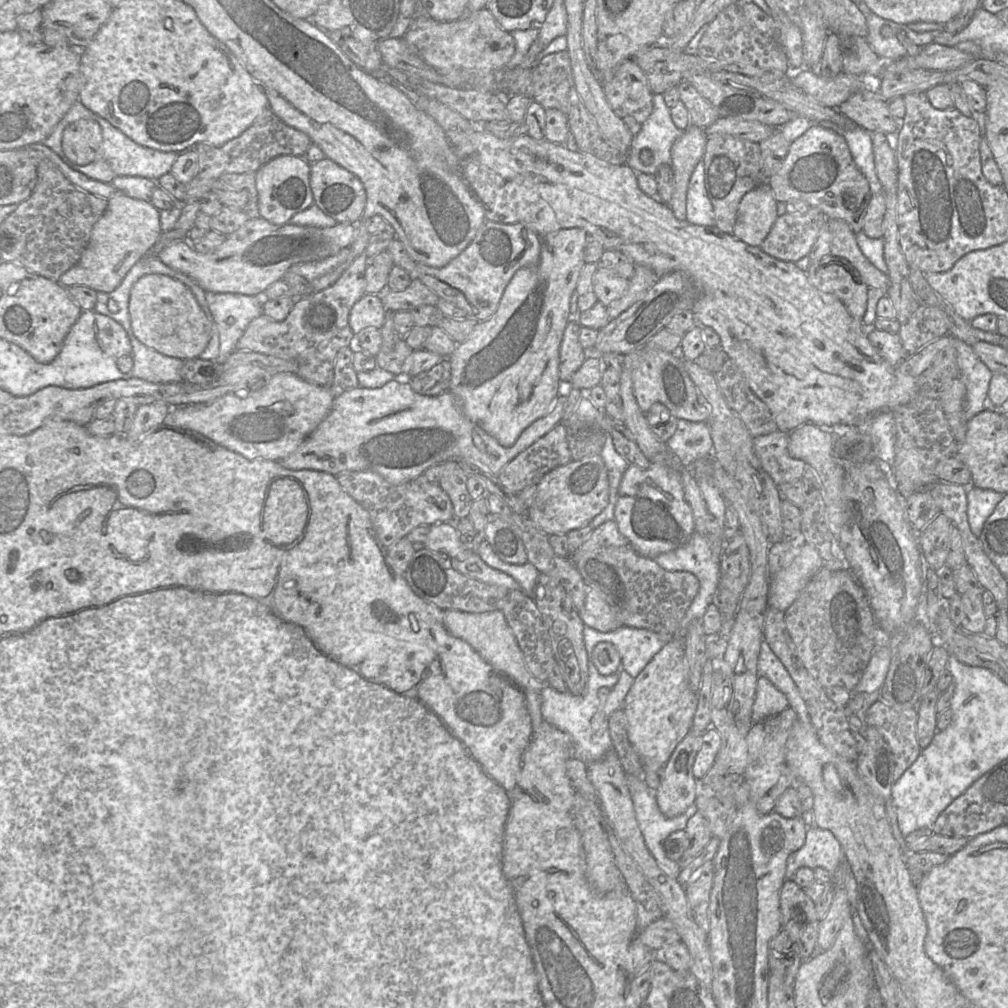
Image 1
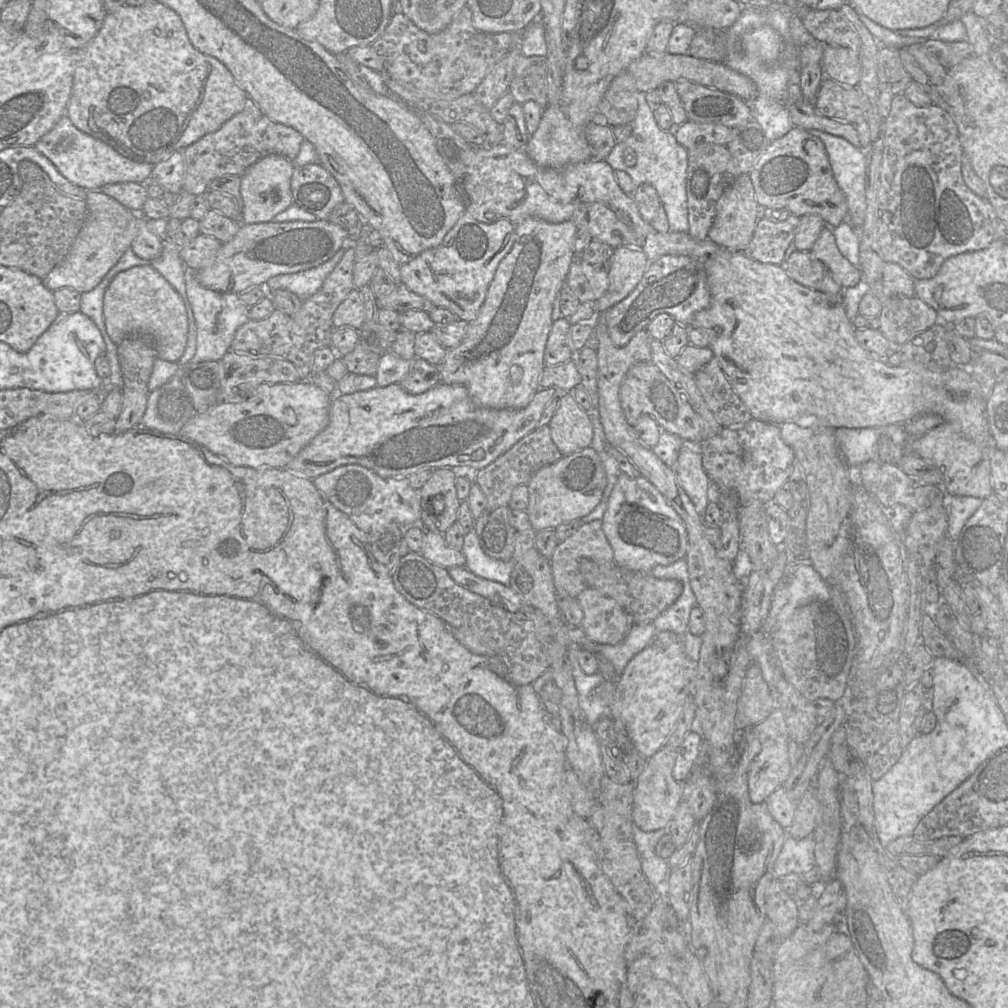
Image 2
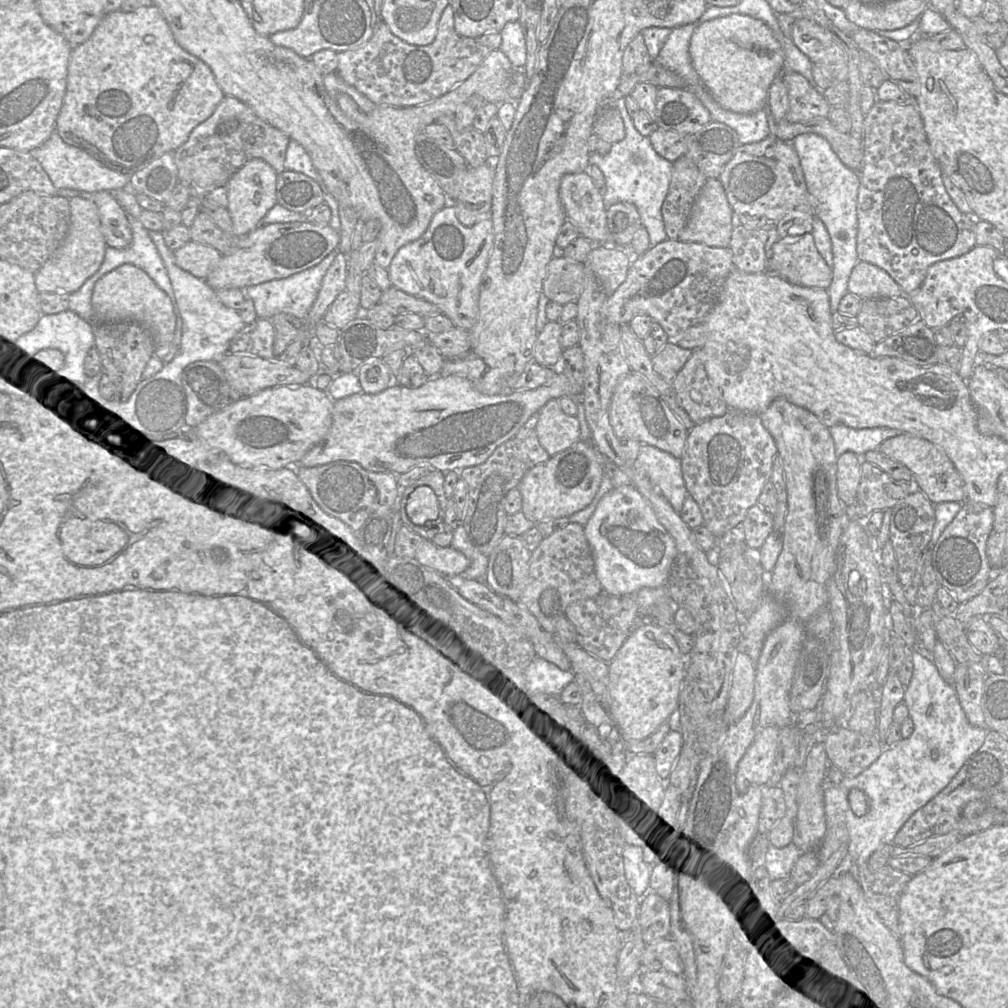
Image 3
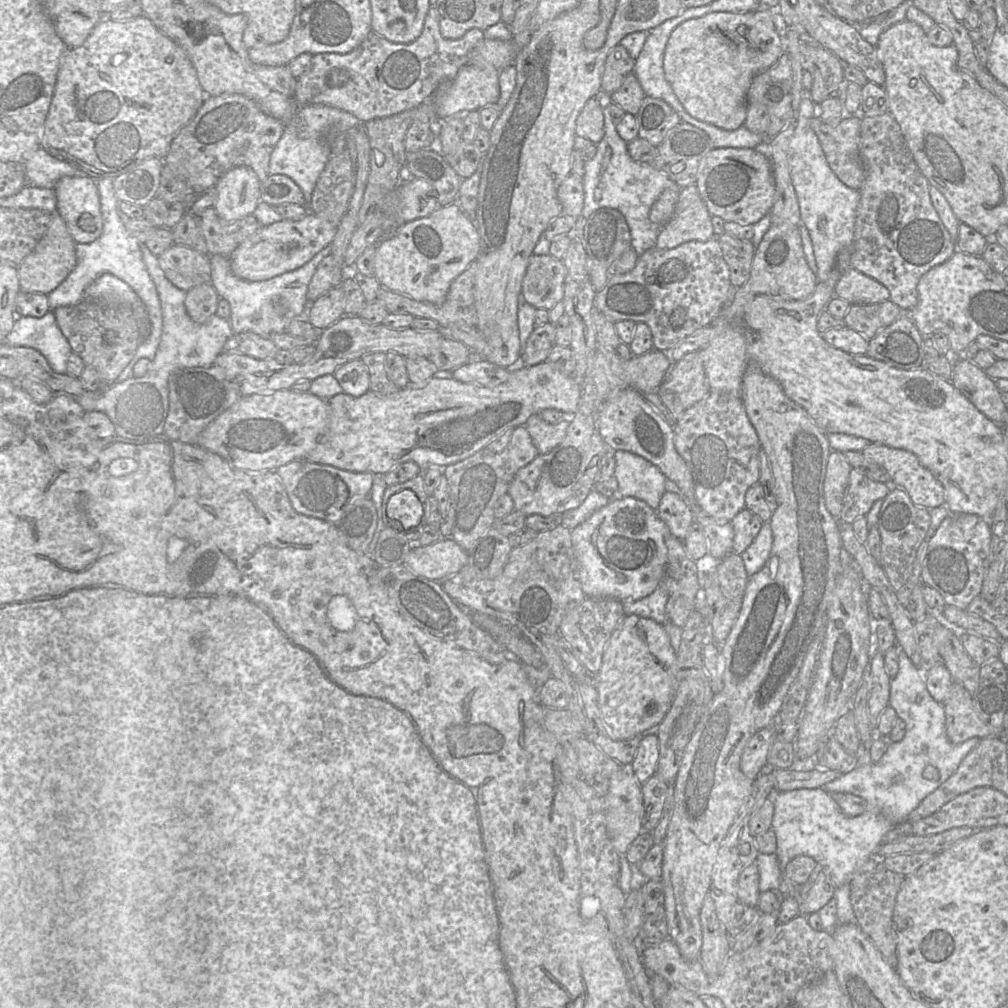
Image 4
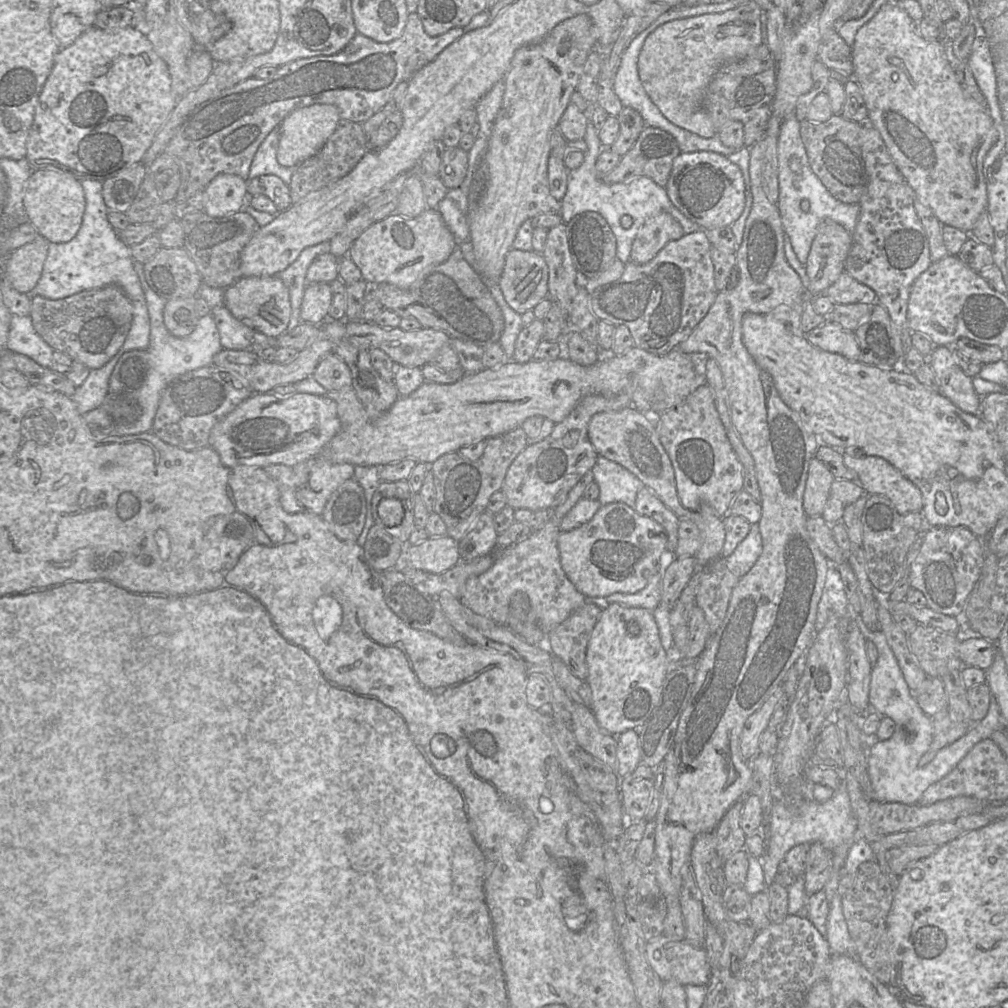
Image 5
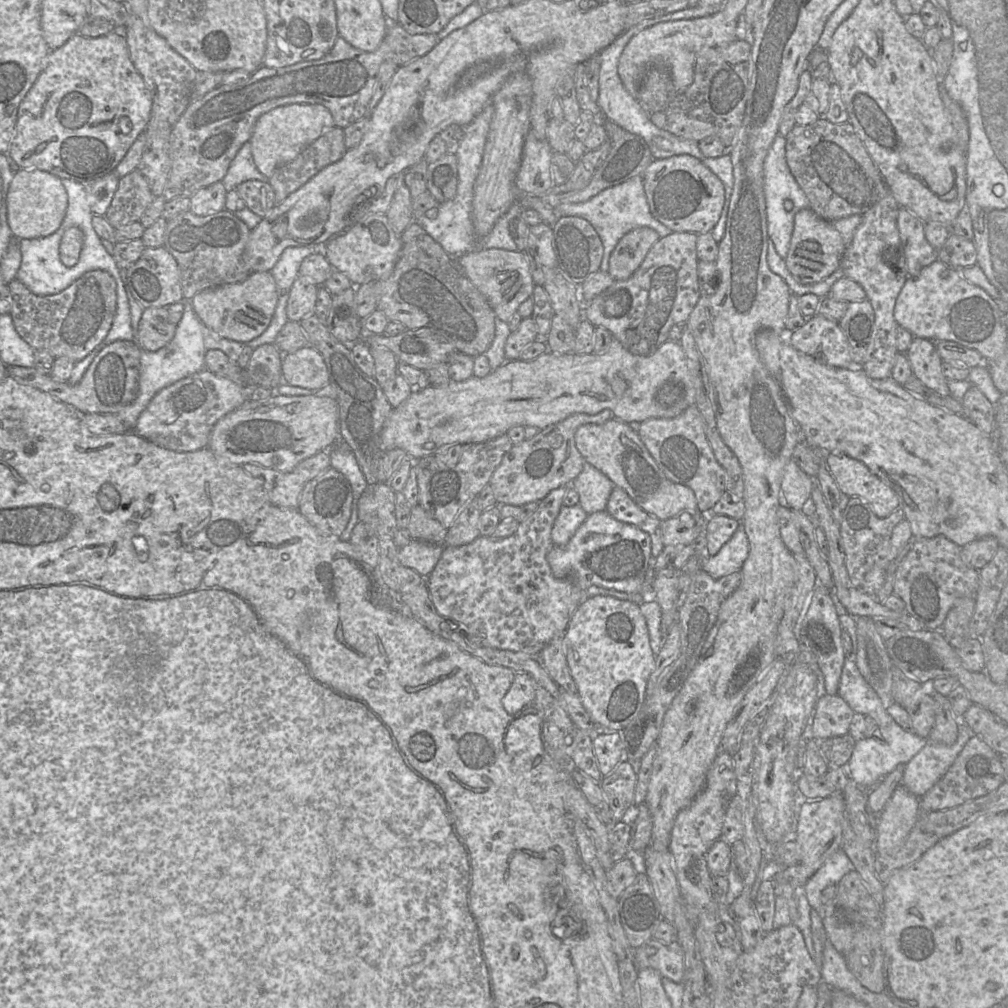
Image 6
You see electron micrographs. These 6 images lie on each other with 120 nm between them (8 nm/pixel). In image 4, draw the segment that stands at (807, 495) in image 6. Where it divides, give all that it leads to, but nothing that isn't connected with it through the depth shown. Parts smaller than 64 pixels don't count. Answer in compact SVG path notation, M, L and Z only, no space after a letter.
M831 450L824 480L824 496L828 511L835 517L839 516L843 508L843 499L852 469L844 452Z

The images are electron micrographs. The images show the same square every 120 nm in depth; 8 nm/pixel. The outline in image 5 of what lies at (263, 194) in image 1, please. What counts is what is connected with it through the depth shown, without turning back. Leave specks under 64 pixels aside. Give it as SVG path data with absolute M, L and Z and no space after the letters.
M219 174L203 193L203 212L211 217L227 216L247 205L247 180L233 174Z

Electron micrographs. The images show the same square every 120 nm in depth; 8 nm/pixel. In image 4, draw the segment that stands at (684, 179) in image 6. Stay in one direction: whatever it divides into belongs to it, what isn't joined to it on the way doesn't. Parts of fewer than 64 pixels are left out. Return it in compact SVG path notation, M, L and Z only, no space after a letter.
M716 148L700 162L695 181L712 217L741 225L755 224L768 215L775 197L775 179L769 158L756 148Z

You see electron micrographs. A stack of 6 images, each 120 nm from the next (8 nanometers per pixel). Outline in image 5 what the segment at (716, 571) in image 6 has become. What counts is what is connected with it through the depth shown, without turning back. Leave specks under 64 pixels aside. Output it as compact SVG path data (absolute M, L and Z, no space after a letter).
M752 524L745 539L733 553L724 558L728 569L739 578L755 565L763 550L762 537L757 524Z

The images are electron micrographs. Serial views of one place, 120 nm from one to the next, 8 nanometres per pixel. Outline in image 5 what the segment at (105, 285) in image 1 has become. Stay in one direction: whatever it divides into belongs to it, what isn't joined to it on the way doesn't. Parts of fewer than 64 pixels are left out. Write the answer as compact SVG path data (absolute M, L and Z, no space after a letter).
M38 236L11 252L2 264L4 280L17 291L32 294L41 277L49 244L45 238Z

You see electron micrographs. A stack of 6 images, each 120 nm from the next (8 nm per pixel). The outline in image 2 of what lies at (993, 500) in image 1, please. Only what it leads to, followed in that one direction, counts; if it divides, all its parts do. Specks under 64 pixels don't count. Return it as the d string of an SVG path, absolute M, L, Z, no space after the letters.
M947 494L943 501L948 517L946 536L956 540L968 519L977 511L982 502L982 498Z

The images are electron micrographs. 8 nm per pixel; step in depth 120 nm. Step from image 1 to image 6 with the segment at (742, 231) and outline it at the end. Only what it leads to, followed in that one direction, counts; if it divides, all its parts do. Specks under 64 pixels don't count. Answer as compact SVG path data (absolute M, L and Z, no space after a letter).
M639 227L626 233L610 255L607 272L615 281L628 279L660 238L659 233L649 227Z

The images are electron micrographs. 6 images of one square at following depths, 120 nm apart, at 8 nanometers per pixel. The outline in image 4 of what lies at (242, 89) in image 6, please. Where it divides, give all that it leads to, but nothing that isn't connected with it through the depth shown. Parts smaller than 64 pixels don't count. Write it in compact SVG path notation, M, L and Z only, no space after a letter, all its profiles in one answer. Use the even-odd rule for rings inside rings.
M430 7L420 36L412 42L395 43L371 32L353 51L346 54L319 53L312 55L310 66L296 78L295 101L297 106L324 104L354 115L362 122L383 118L420 107L433 96L445 82L453 80L468 64L469 55L484 39L484 30L474 28L457 39L444 38L439 30L439 15ZM244 95L207 96L194 117L174 137L163 161L175 167L177 172L188 180L188 196L190 192L215 187L226 172L240 166L253 169L262 181L270 175L268 172L270 156L284 129L284 121L270 116L254 100Z

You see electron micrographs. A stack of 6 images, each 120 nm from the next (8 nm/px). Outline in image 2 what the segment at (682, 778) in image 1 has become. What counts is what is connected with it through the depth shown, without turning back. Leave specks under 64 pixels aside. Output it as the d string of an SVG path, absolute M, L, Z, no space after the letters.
M680 741L676 746L662 747L656 754L648 758L643 771L635 780L632 803L632 822L635 826L645 832L655 831L668 825L672 820L679 803L683 800L683 784L682 782L676 781L673 777L677 748L682 742L683 741Z

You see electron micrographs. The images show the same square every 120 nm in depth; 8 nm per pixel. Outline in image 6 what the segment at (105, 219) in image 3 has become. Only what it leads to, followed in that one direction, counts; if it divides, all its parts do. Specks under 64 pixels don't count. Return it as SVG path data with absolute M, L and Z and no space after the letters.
M20 169L13 177L6 196L6 216L13 238L33 239L54 234L62 225L68 205L62 180L38 169Z

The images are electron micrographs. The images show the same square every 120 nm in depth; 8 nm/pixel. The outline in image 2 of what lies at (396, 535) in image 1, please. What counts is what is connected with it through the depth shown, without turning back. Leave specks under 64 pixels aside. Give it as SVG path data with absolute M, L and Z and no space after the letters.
M348 464L324 473L312 481L327 504L345 513L365 536L377 533L388 523L396 523L404 528L420 526L420 495L410 486L407 478L383 478L363 466Z

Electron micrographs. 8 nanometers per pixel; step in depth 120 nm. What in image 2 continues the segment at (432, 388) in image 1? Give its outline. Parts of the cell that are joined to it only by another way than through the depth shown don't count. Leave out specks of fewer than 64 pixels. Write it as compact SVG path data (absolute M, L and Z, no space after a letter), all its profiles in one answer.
M413 358L407 375L399 382L408 393L422 394L440 383L439 367L420 358Z

